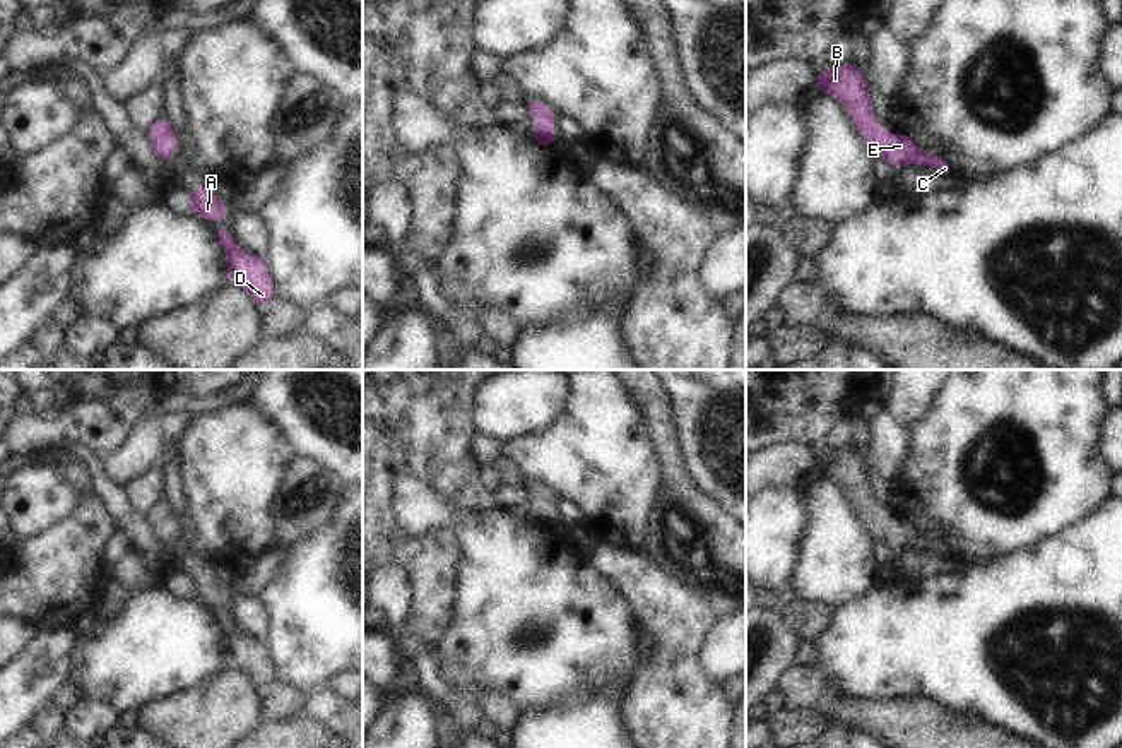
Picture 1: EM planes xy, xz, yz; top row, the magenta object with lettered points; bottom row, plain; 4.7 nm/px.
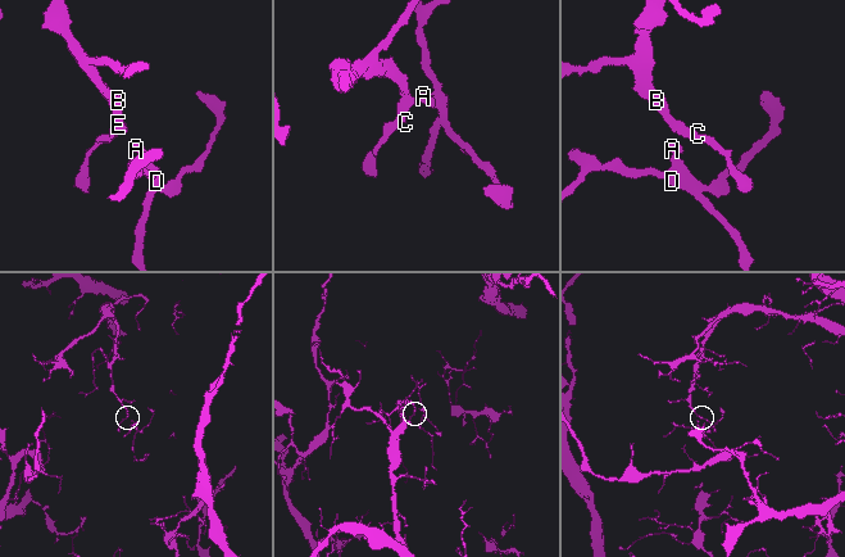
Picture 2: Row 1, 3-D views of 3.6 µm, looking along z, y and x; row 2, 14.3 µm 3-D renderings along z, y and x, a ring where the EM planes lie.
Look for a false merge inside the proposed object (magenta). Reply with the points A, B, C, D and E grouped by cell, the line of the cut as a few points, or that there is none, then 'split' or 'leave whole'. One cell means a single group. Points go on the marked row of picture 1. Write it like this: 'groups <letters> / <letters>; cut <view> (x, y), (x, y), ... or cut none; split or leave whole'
groups A B C D E; cut none; leave whole

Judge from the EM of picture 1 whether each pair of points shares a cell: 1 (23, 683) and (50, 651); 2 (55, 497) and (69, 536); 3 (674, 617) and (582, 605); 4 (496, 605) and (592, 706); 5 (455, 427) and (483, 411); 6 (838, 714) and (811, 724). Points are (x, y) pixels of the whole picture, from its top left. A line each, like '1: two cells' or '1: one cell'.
1: one cell
2: two cells
3: two cells
4: two cells
5: two cells
6: two cells

